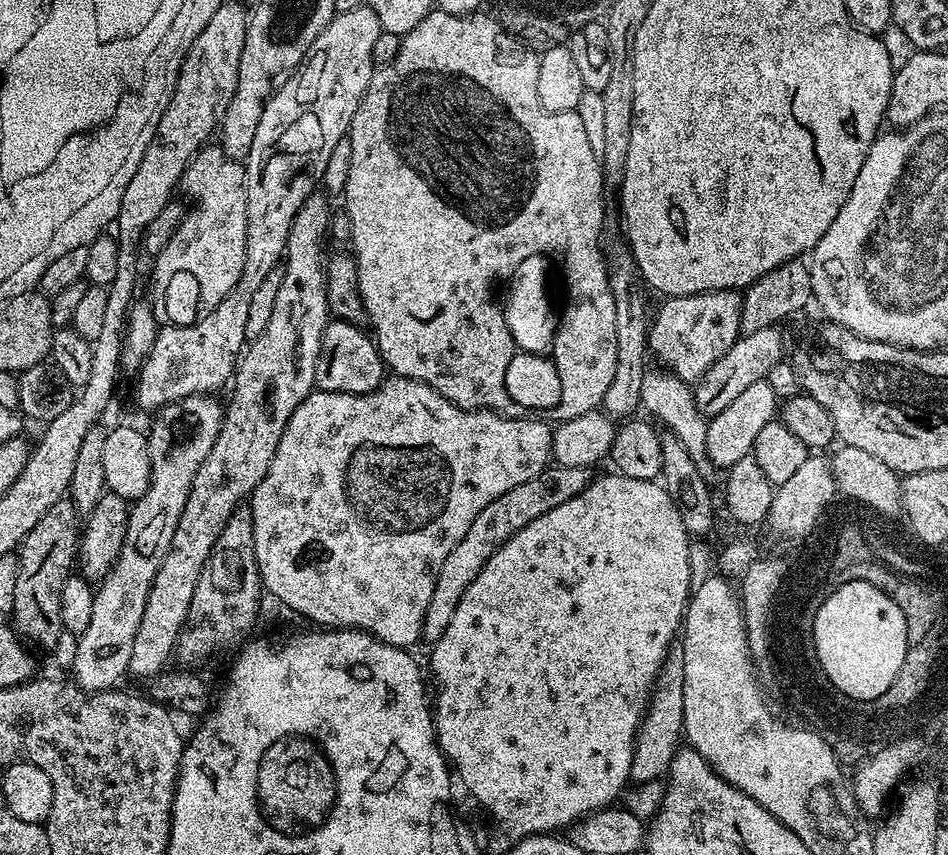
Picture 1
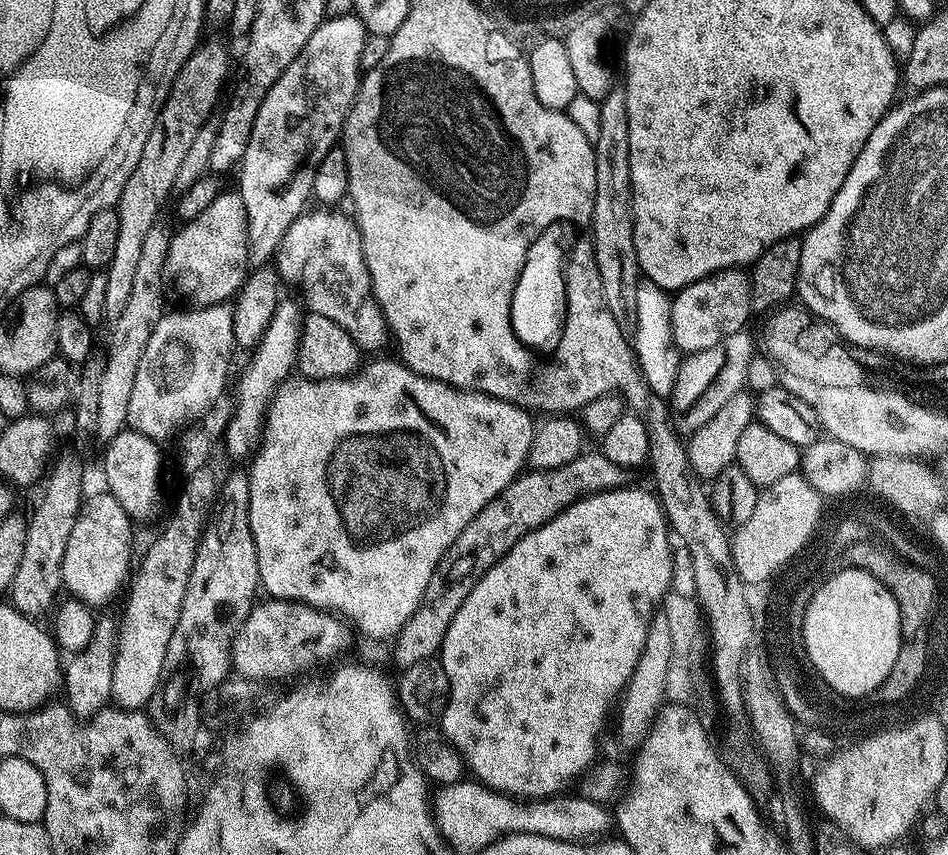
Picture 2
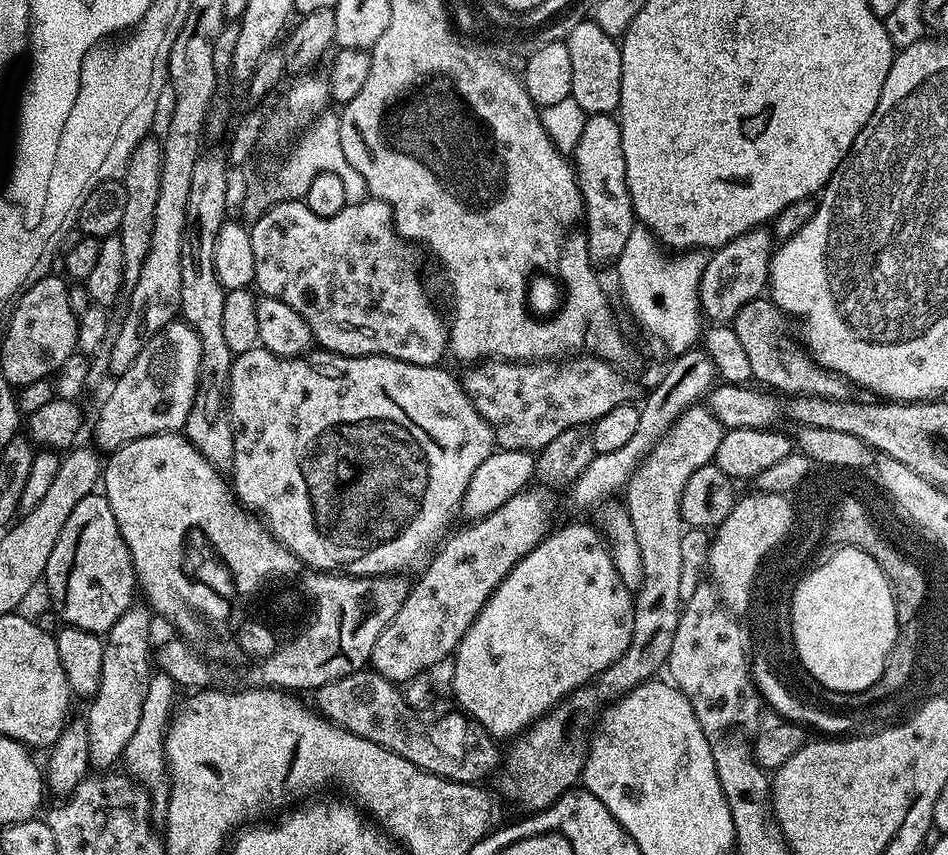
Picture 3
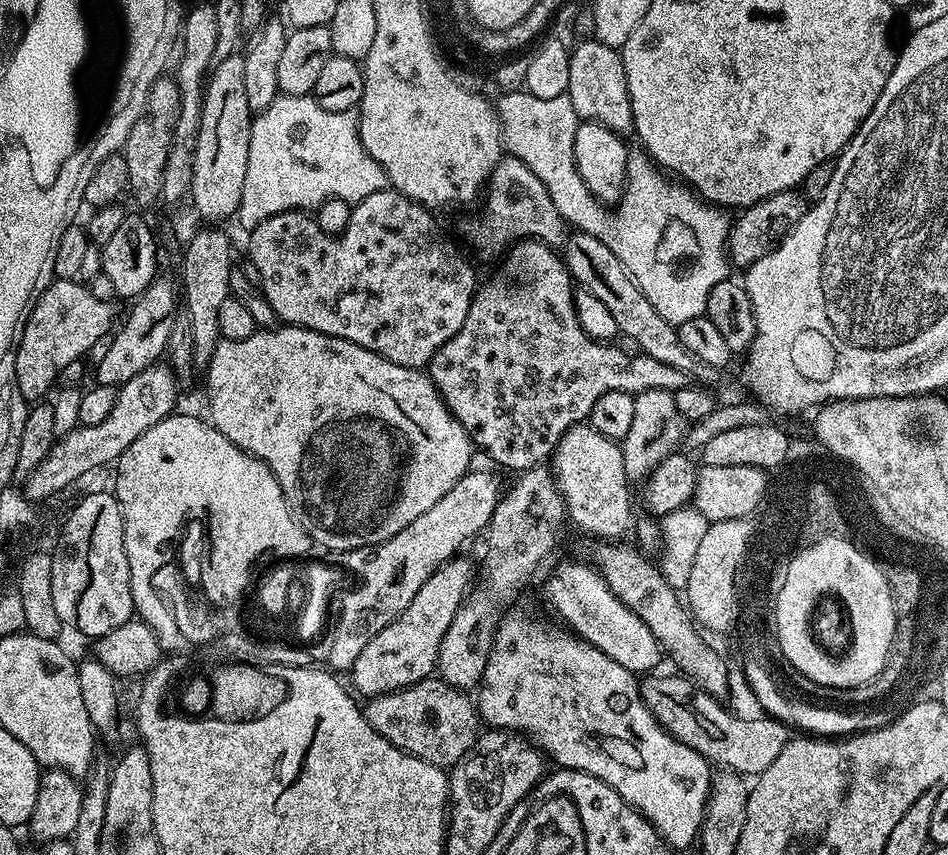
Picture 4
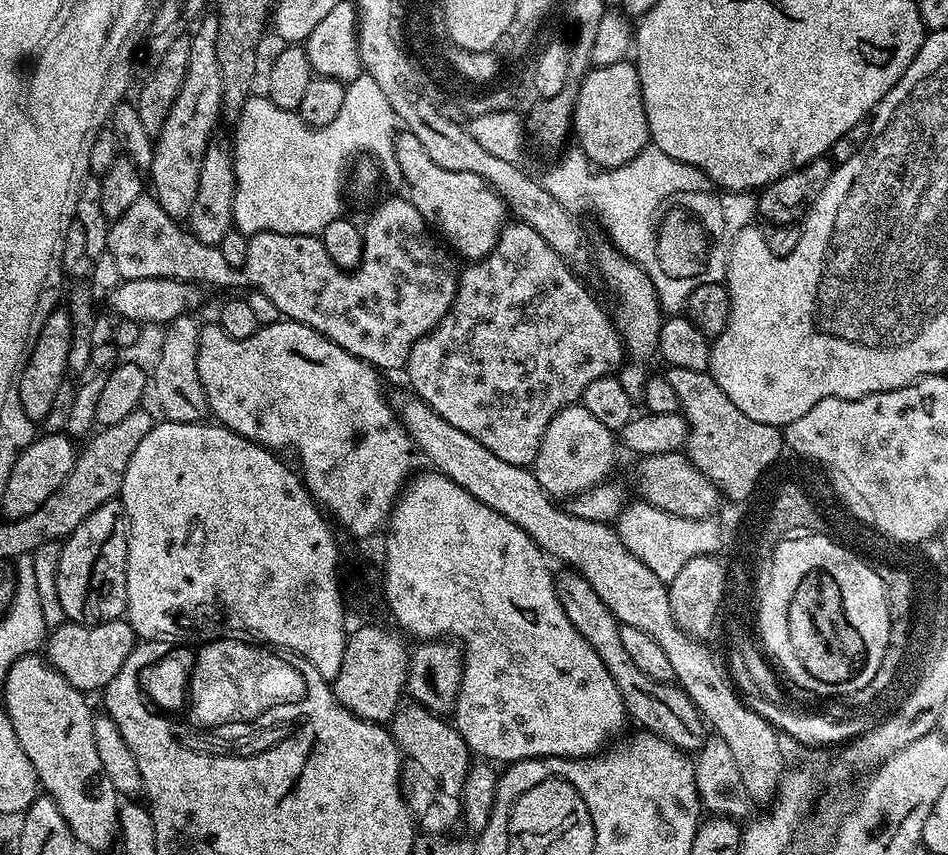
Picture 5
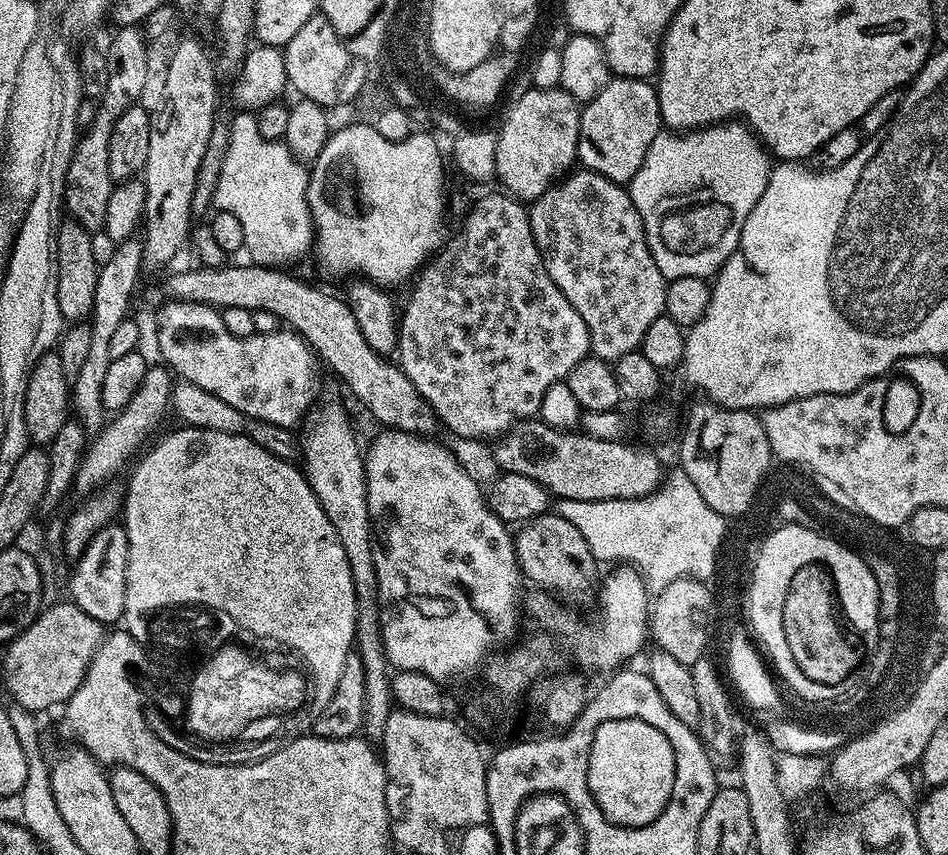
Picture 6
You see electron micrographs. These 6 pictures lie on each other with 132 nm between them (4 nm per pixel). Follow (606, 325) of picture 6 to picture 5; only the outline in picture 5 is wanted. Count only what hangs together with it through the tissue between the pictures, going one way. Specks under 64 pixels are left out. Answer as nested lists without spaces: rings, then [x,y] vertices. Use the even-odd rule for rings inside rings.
[[[604,242],[600,249],[595,249],[594,268],[595,271],[600,271],[601,278],[620,295],[620,301],[616,304],[616,314],[614,312],[614,323],[626,349],[627,363],[618,372],[622,390],[626,390],[626,394],[630,394],[633,402],[643,401],[646,396],[644,383],[647,382],[650,375],[650,369],[644,363],[651,356],[657,355],[658,334],[666,319],[658,294],[654,290],[654,282],[650,282],[646,270],[639,268],[629,256],[622,255],[608,242]]]

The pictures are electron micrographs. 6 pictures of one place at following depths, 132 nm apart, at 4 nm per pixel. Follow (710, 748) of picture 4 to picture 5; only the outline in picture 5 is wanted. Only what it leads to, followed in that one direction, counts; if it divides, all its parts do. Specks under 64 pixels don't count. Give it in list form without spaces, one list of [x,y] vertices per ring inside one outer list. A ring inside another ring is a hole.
[[[564,570],[561,576],[559,573],[555,577],[555,582],[556,596],[562,602],[562,610],[566,610],[566,618],[570,618],[574,630],[578,630],[578,634],[582,634],[582,638],[586,638],[586,642],[590,642],[590,646],[594,646],[594,654],[598,654],[598,658],[602,658],[602,666],[606,666],[606,670],[610,670],[610,678],[614,678],[614,686],[618,686],[618,694],[622,694],[624,711],[630,717],[631,723],[633,720],[636,726],[643,731],[652,732],[682,752],[692,754],[700,749],[706,739],[704,717],[700,715],[700,711],[696,709],[691,698],[675,683],[650,678],[646,674],[642,674],[642,670],[638,670],[638,666],[634,666],[634,658],[630,658],[630,654],[626,654],[626,646],[622,646],[622,634],[620,633],[622,625],[614,618],[614,614],[610,614],[606,602],[602,602],[602,598],[598,598],[598,594],[594,594],[594,586],[590,586],[590,582],[586,582],[586,578],[582,578],[582,574],[571,570]]]

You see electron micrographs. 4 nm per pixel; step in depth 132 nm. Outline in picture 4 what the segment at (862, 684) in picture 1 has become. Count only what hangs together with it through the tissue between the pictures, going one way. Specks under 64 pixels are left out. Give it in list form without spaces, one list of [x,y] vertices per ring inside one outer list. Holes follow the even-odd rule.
[[[825,538],[818,540],[812,552],[804,550],[804,557],[798,559],[788,572],[788,584],[782,588],[782,595],[779,604],[779,627],[782,654],[785,661],[789,665],[791,663],[802,675],[808,680],[813,680],[816,684],[821,684],[824,688],[836,688],[835,690],[843,690],[858,687],[873,680],[884,669],[884,663],[888,660],[888,651],[891,648],[892,639],[895,636],[895,610],[892,605],[892,595],[890,594],[890,586],[888,580],[882,574],[882,570],[876,565],[875,560],[867,551],[855,549],[849,543],[844,541],[831,542]]]

